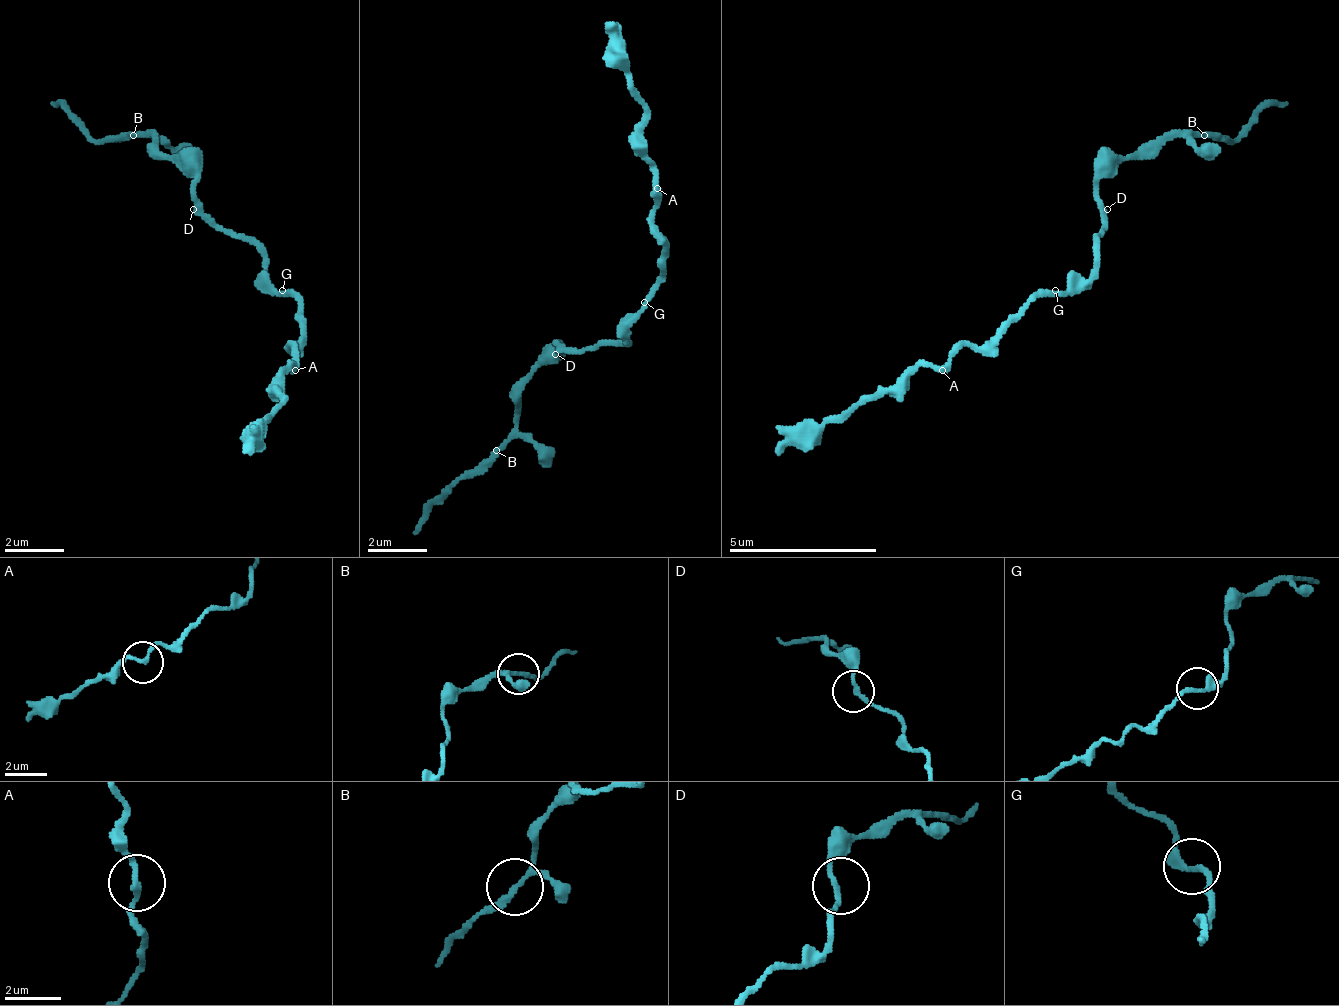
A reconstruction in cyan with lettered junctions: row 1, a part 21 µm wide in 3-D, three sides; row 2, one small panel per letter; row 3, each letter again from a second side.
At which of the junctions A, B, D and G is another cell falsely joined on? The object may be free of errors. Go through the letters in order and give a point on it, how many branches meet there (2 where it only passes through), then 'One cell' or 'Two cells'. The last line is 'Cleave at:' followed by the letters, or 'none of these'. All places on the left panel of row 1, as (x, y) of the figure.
A: Place: (295, 370). Branches: 2. One cell
B: Place: (133, 135). Branches: 3. One cell
D: Place: (193, 209). Branches: 2. One cell
G: Place: (282, 290). Branches: 2. One cell
Cleave at: none of these

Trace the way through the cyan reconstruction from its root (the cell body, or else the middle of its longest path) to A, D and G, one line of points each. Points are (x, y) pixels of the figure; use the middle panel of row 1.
A: (622, 331), (622, 324), (644, 302), (644, 294), (659, 279), (659, 242), (652, 235), (652, 198), (659, 190)
D: (622, 331), (622, 346), (563, 346), (555, 354)
G: (622, 331), (622, 324), (644, 302)

